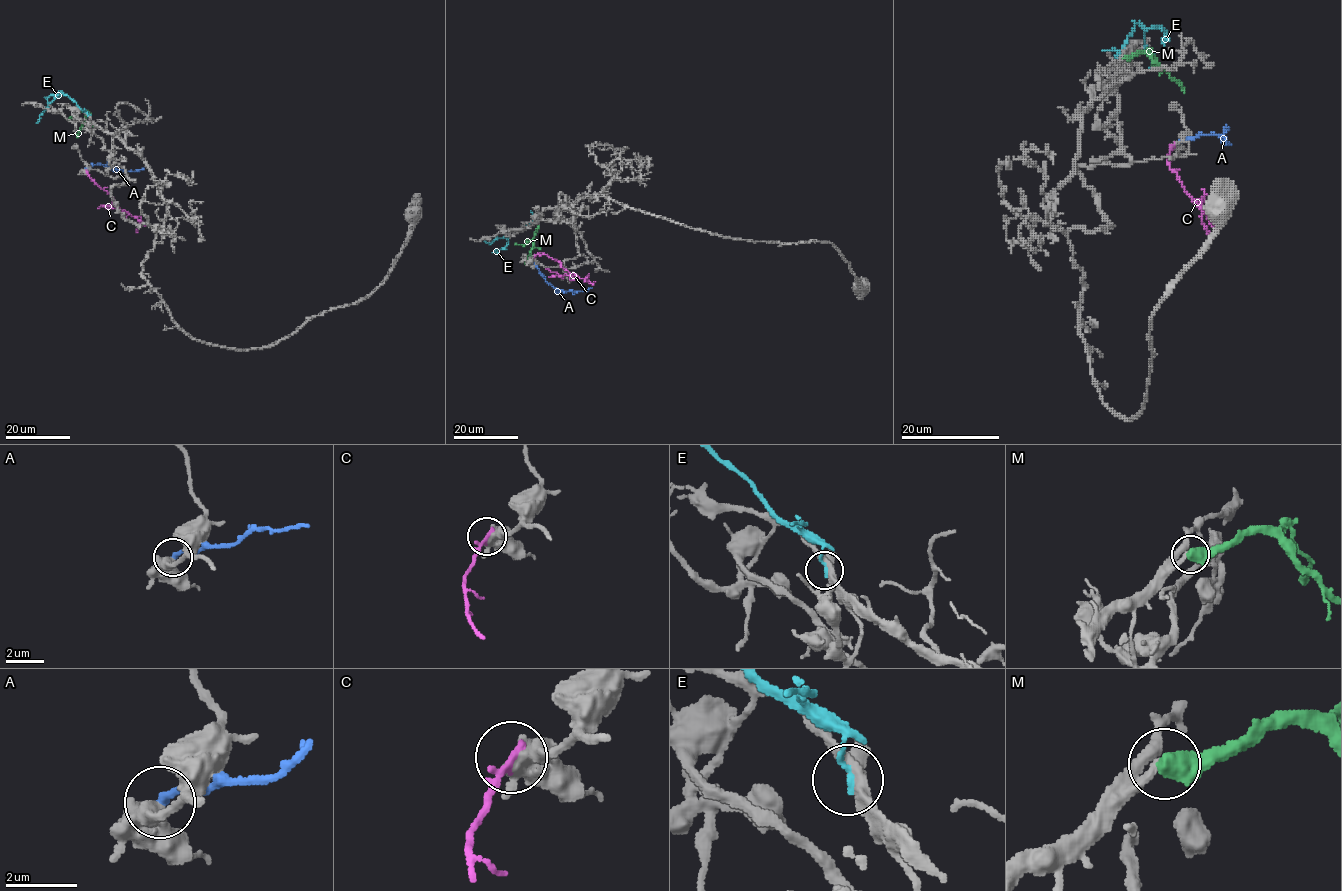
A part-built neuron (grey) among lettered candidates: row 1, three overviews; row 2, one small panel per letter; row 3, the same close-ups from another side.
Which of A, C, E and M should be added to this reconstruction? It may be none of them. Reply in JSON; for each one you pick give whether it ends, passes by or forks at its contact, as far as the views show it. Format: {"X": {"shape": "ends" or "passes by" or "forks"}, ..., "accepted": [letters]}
{"M": {"shape": "ends"}, "accepted": ["M"]}

